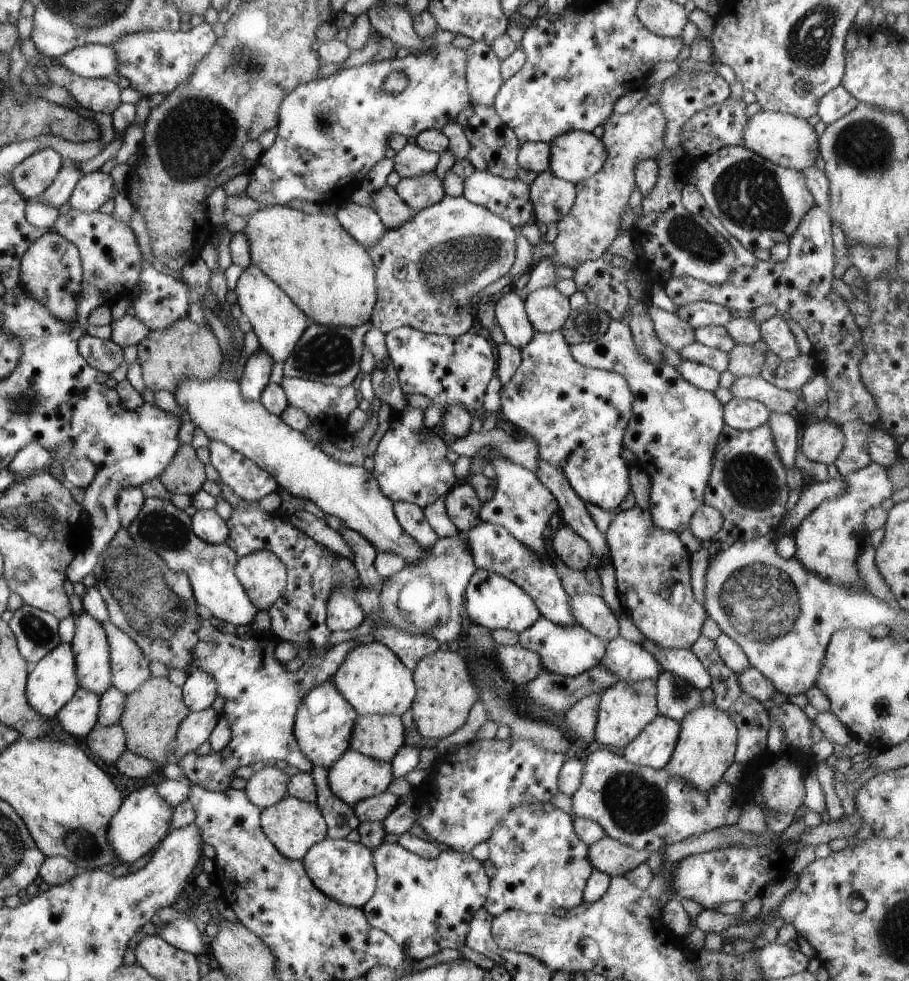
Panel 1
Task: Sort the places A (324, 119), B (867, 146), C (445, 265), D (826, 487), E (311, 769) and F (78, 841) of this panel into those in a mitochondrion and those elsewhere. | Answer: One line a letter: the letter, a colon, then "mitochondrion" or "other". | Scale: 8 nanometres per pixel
A: mitochondrion
B: mitochondrion
C: mitochondrion
D: other
E: other
F: mitochondrion

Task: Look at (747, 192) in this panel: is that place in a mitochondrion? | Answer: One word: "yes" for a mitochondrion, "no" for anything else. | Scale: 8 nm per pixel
yes

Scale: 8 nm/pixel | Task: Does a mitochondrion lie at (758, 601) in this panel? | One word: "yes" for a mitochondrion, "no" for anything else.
yes

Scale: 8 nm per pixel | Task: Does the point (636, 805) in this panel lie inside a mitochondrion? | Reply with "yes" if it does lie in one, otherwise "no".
yes

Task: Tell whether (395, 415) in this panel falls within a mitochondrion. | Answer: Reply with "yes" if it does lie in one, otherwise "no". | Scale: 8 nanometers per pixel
no

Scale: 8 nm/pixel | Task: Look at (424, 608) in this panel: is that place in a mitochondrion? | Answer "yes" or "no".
yes

